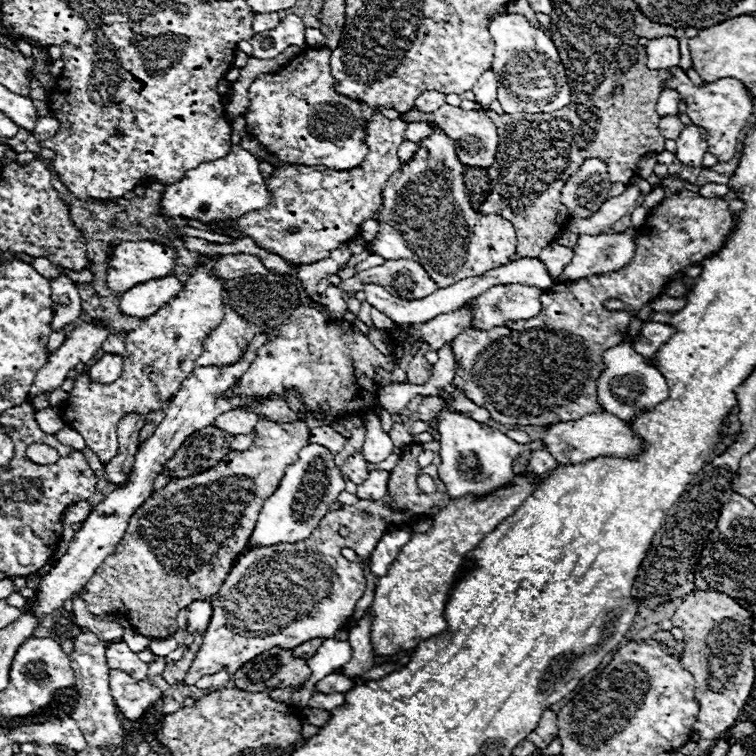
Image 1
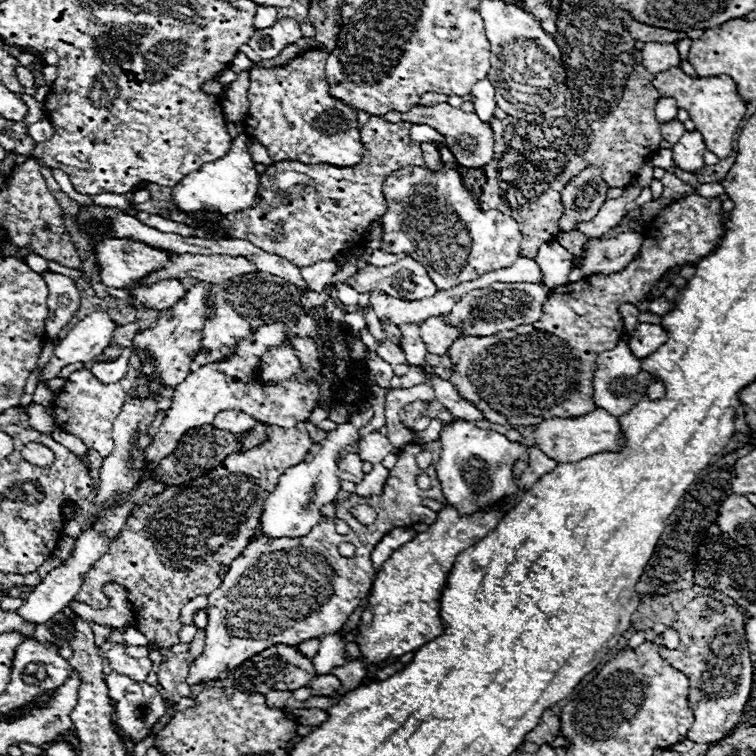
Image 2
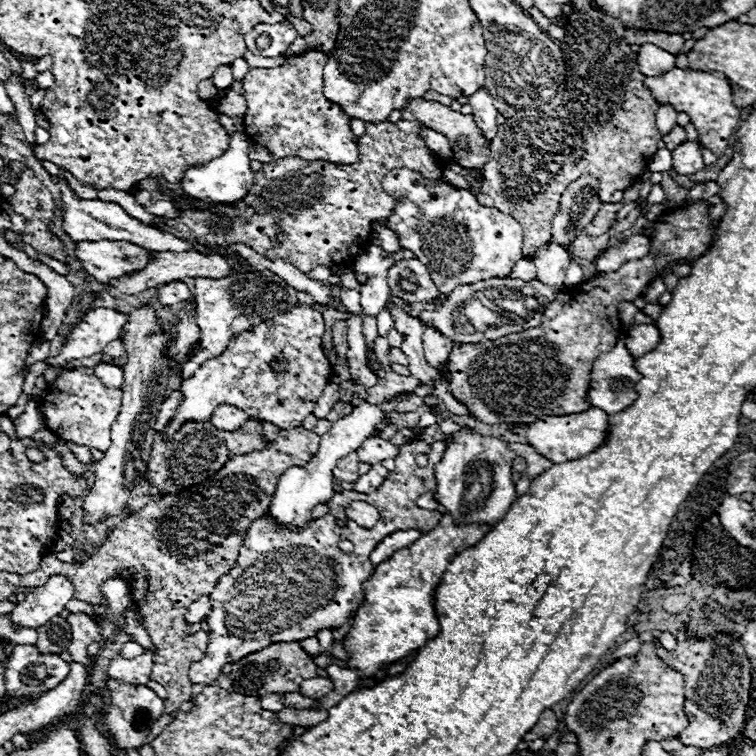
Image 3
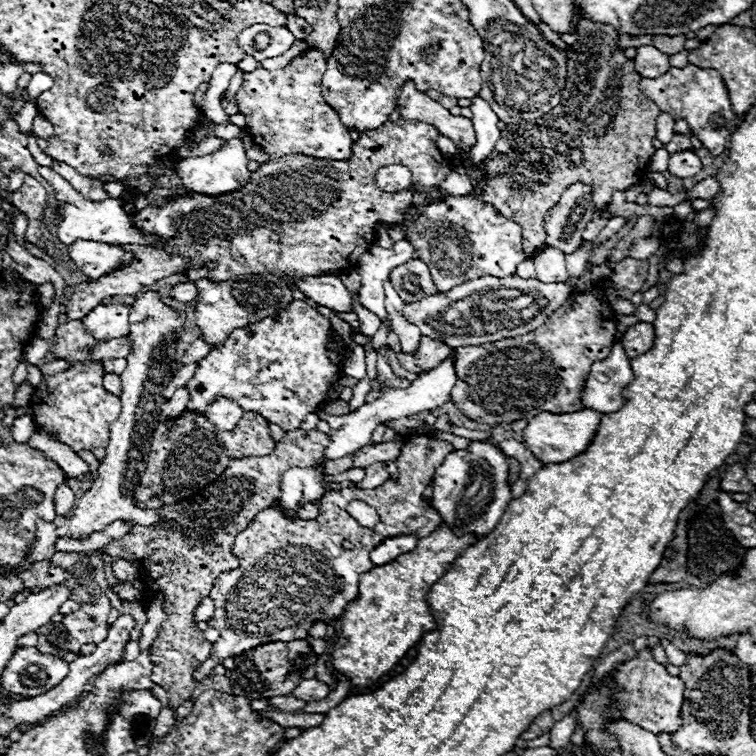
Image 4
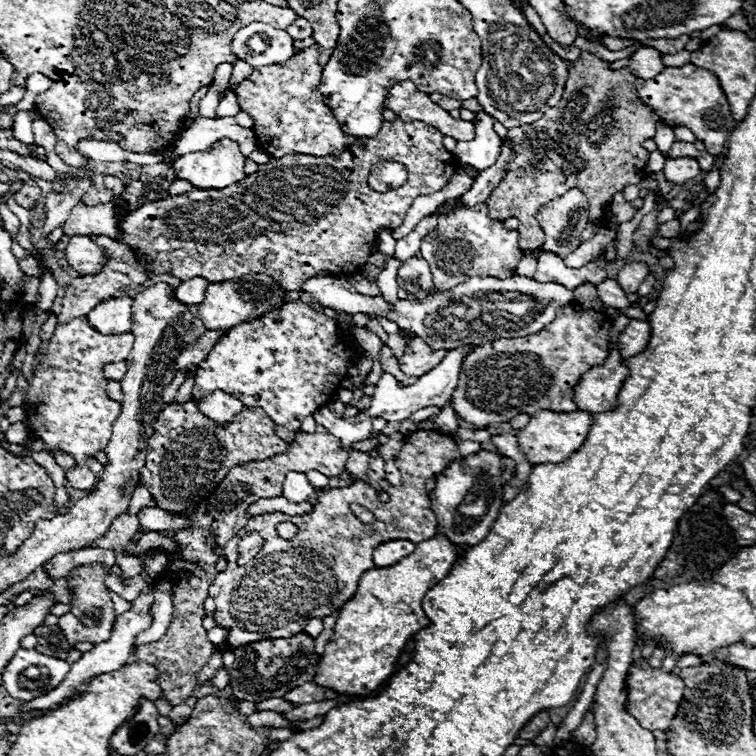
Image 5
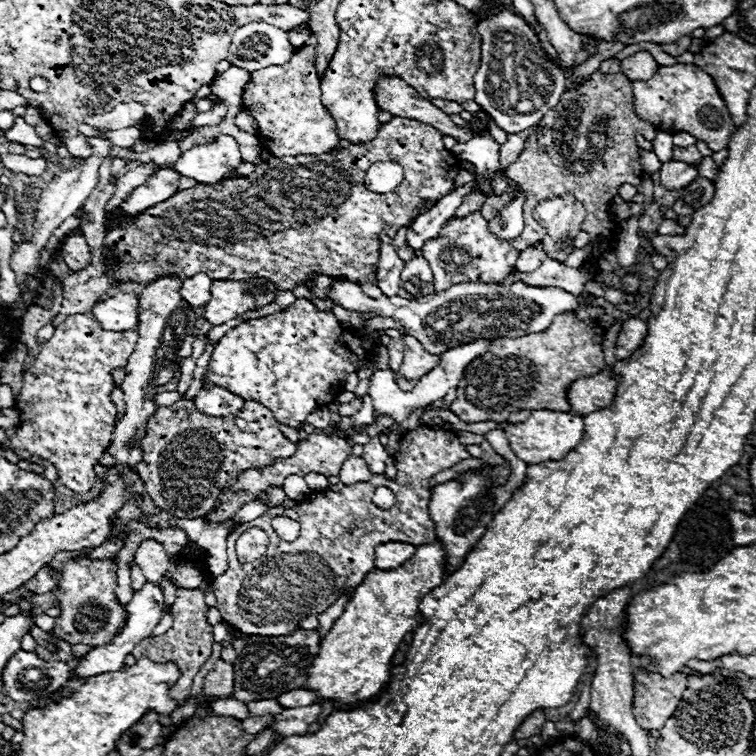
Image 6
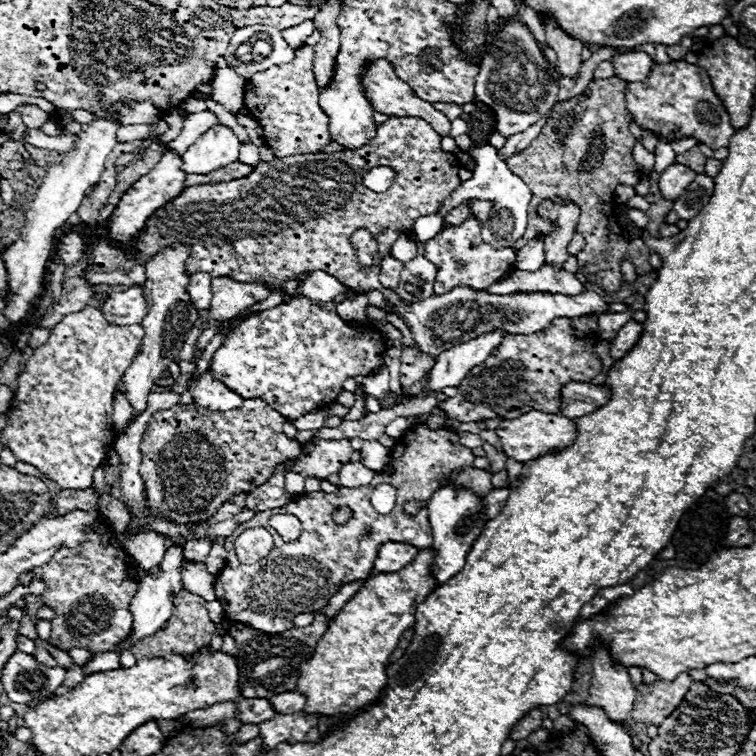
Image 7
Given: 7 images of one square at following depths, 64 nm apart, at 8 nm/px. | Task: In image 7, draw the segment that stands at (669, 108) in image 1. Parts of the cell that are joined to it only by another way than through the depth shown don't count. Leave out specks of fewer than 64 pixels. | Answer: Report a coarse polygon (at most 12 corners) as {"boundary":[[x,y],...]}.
{"boundary":[[658,140],[654,172],[664,172],[676,162],[670,142]]}

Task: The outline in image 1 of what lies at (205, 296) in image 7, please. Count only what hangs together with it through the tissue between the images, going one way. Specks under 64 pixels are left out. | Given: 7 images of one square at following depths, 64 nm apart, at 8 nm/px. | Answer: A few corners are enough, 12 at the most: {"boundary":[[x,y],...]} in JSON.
{"boundary":[[176,276],[126,290],[120,310],[150,316],[178,296]]}

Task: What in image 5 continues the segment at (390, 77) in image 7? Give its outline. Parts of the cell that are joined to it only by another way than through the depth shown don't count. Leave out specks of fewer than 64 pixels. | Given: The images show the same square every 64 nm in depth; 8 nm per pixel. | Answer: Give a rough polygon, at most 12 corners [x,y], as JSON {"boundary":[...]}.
{"boundary":[[406,80],[388,90],[386,108],[418,118],[457,141],[474,138],[474,124],[454,120]]}

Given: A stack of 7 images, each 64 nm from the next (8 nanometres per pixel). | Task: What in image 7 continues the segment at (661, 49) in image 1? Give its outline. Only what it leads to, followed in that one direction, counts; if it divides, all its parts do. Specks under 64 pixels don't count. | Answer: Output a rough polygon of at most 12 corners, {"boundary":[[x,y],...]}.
{"boundary":[[616,52],[614,74],[624,82],[642,82],[650,74],[646,52]]}

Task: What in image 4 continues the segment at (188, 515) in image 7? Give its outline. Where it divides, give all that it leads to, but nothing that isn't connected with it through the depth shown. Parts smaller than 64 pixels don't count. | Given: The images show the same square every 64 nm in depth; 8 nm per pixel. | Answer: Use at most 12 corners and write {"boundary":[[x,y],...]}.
{"boundary":[[188,410],[158,422],[140,484],[190,500],[230,460],[276,448],[258,412],[218,430]]}

